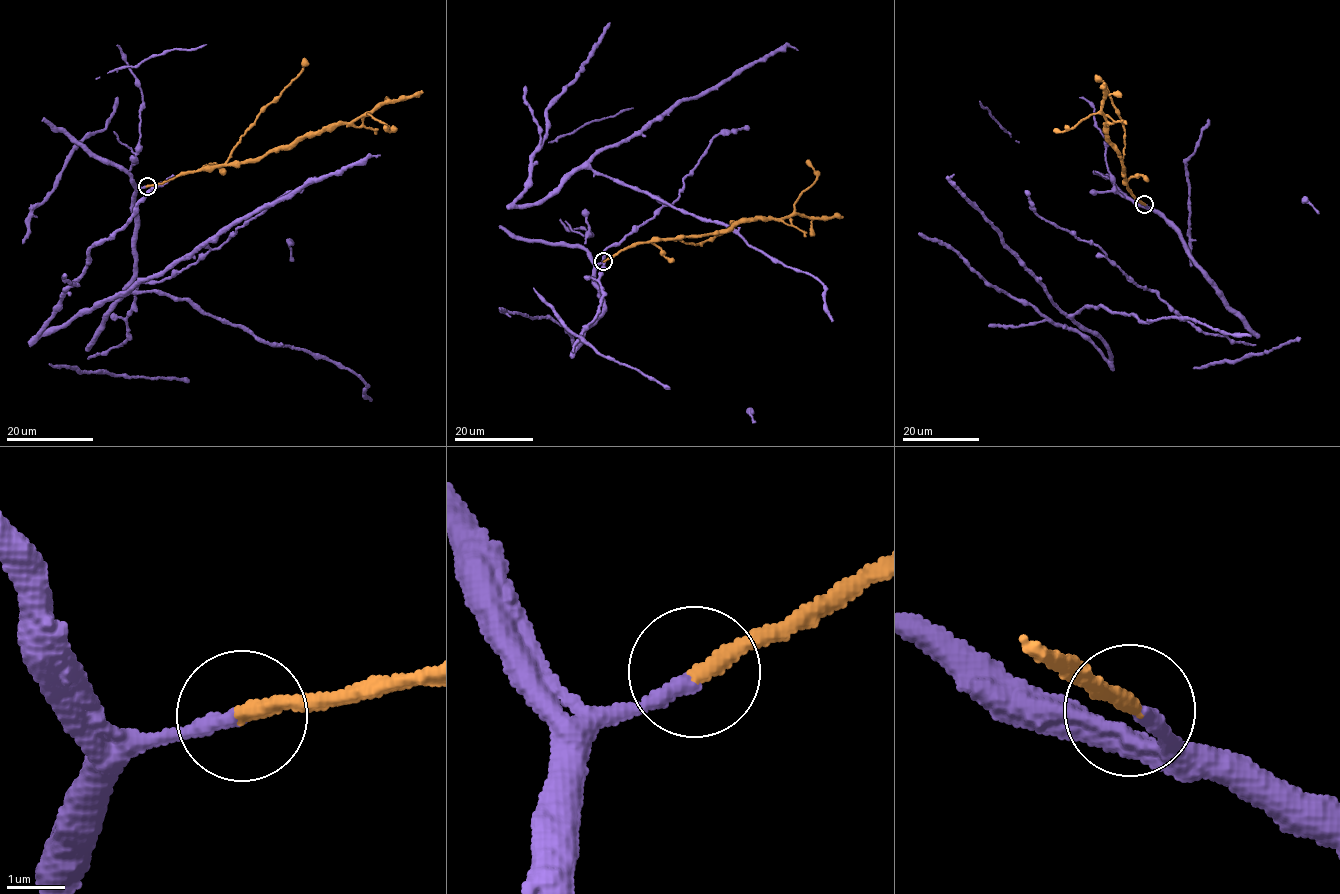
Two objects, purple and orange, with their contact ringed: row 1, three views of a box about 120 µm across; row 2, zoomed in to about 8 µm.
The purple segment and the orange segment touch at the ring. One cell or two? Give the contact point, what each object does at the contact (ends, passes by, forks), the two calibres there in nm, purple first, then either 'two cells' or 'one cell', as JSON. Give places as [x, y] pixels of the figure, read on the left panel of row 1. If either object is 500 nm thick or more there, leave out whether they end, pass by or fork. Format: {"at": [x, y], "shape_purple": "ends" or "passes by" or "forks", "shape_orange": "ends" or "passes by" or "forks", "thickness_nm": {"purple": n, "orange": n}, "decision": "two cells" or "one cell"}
{"at": [147, 186], "shape_purple": "ends", "shape_orange": "ends", "thickness_nm": {"purple": 280, "orange": 300}, "decision": "one cell"}

